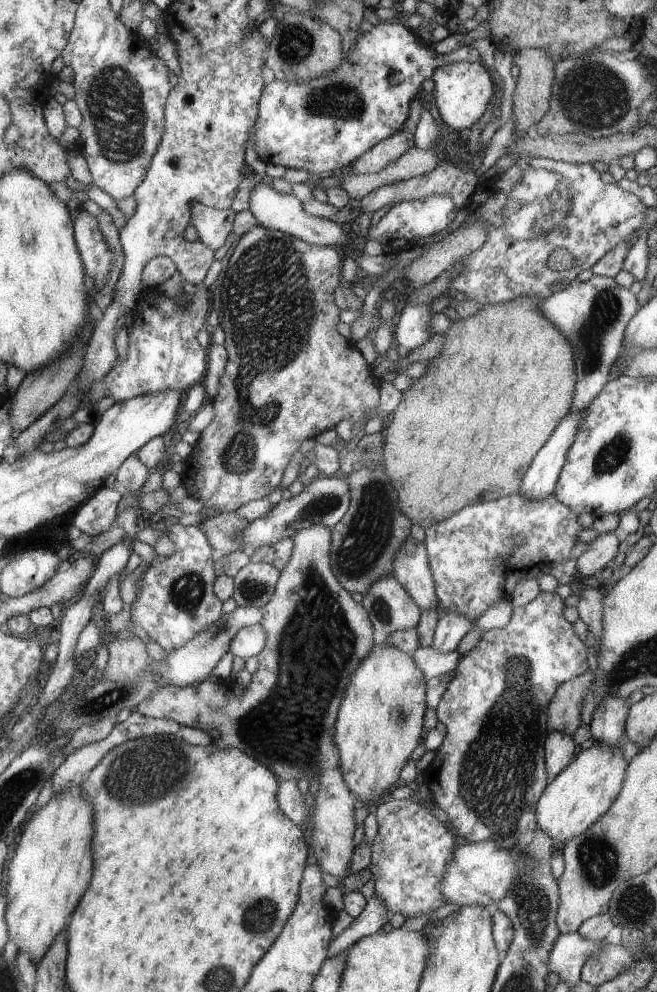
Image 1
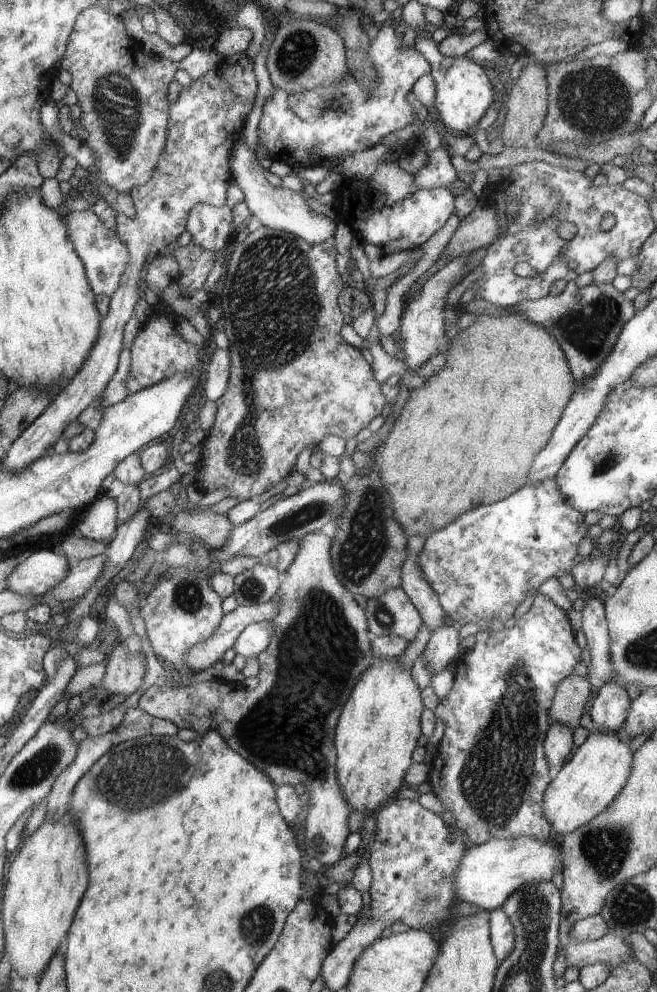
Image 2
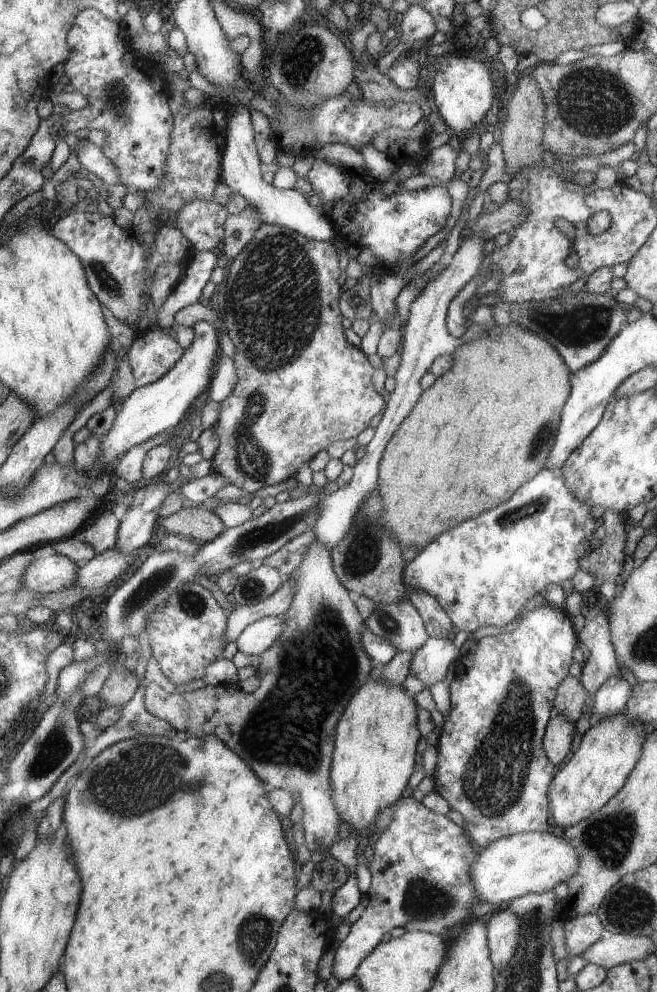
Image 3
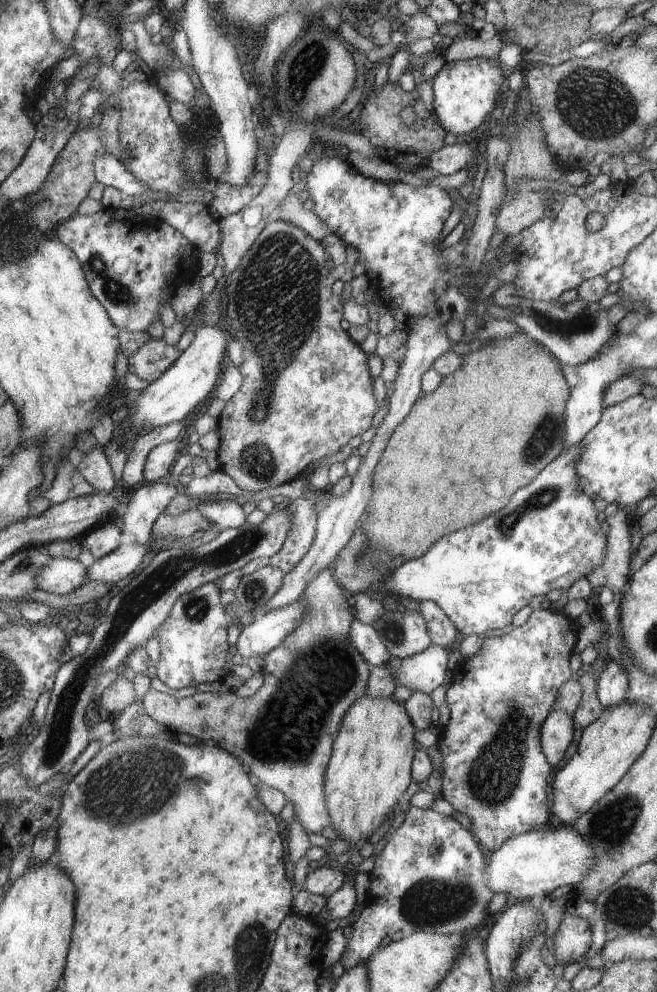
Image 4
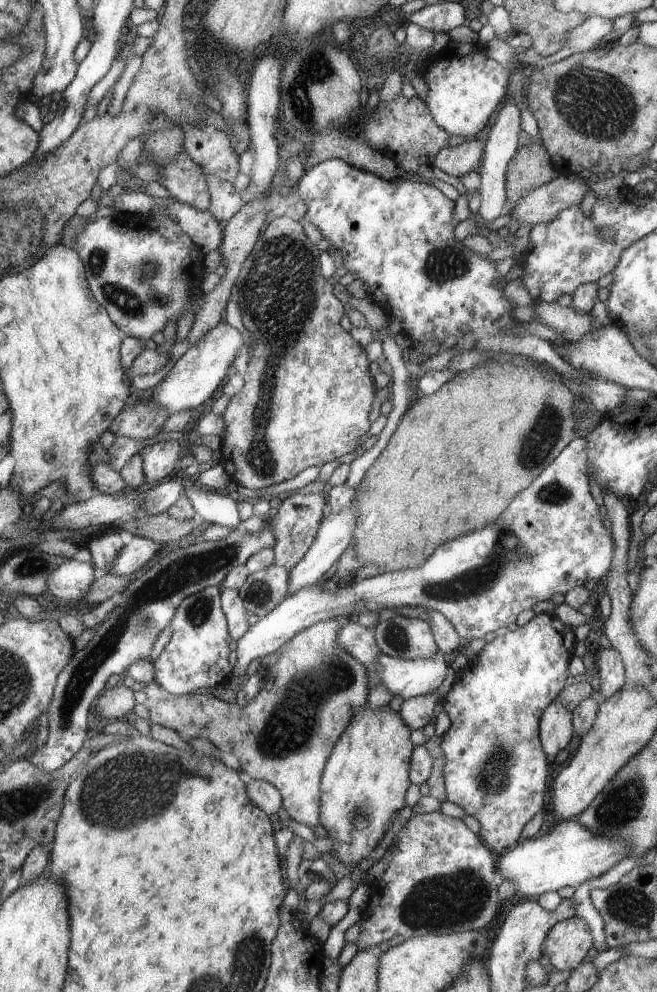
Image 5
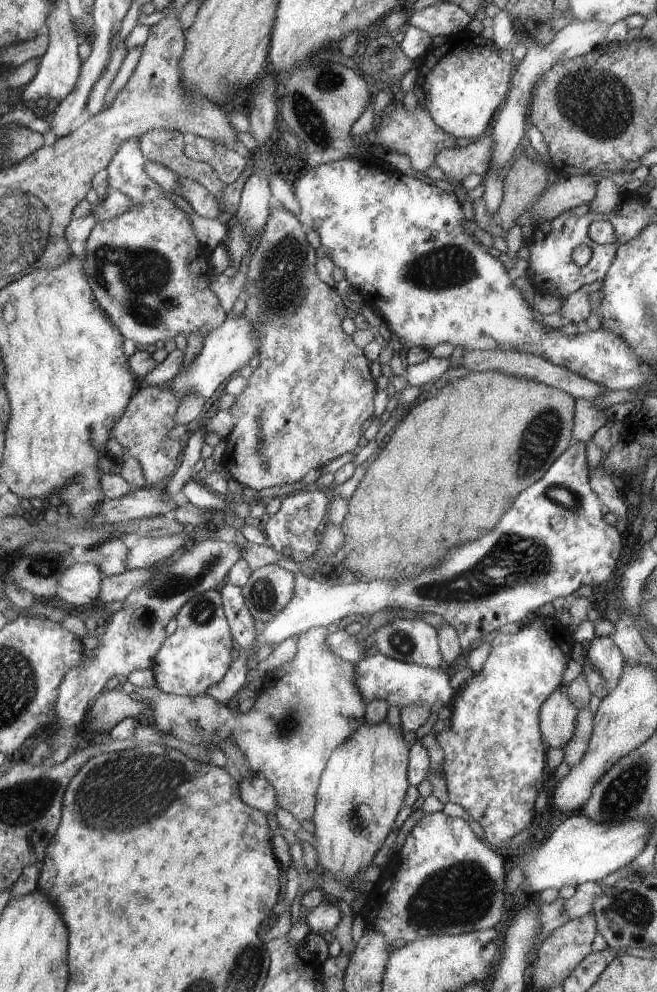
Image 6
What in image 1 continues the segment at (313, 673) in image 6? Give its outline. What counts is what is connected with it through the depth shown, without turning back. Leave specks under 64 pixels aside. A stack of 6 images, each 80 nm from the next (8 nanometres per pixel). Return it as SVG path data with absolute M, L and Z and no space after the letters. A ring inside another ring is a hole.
M312 524L309 528L292 536L294 544L288 565L281 571L272 598L262 606L260 626L266 634L266 645L258 655L258 670L248 684L238 684L232 678L217 683L210 679L184 688L160 688L136 706L143 716L169 719L181 727L200 729L209 734L217 734L214 742L218 748L240 748L249 756L256 757L262 764L272 769L284 780L301 778L311 781L316 804L312 808L312 834L310 848L322 868L332 876L341 879L350 876L357 845L354 834L357 830L355 808L359 806L357 797L345 780L341 770L341 754L336 746L337 713L345 699L346 686L358 664L370 655L374 648L372 626L368 610L354 602L350 592L341 585L332 568L332 530L322 524Z

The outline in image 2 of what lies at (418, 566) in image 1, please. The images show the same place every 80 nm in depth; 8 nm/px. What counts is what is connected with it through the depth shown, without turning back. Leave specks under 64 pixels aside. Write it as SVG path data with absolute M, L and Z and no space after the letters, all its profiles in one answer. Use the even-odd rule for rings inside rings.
M408 556L403 565L402 590L408 594L410 600L418 608L426 627L433 633L448 619L447 612L442 608L438 595L426 582L424 575L417 568L417 556Z

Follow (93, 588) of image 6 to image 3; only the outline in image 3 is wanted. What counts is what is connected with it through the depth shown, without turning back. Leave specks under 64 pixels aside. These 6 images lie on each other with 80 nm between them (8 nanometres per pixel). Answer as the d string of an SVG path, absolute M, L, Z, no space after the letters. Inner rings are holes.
M47 551L40 552L25 570L23 588L39 593L59 593L75 584L79 567L73 560Z

